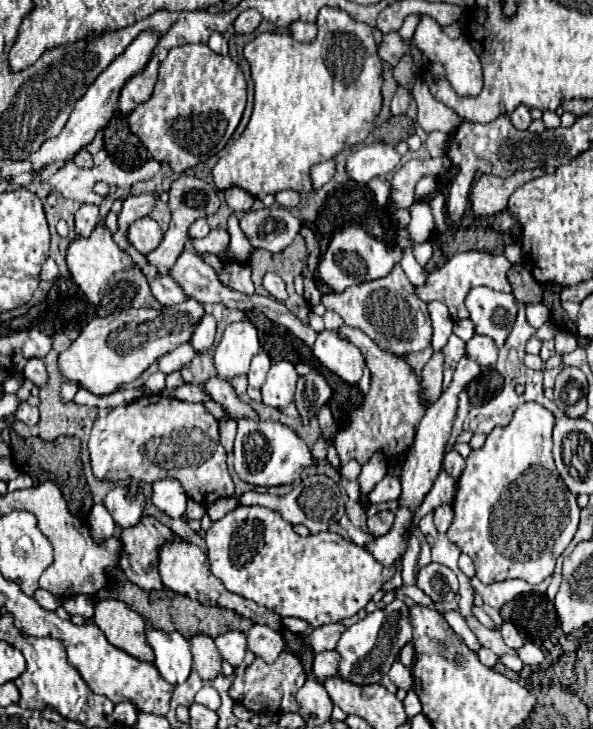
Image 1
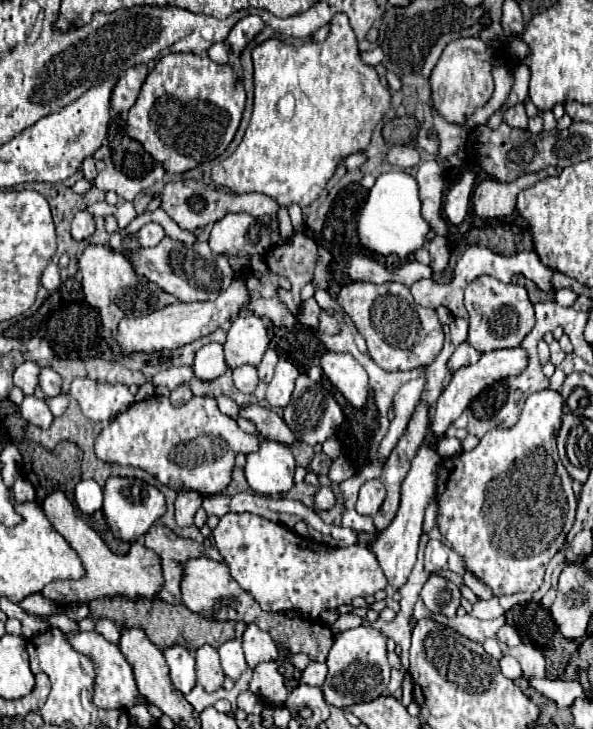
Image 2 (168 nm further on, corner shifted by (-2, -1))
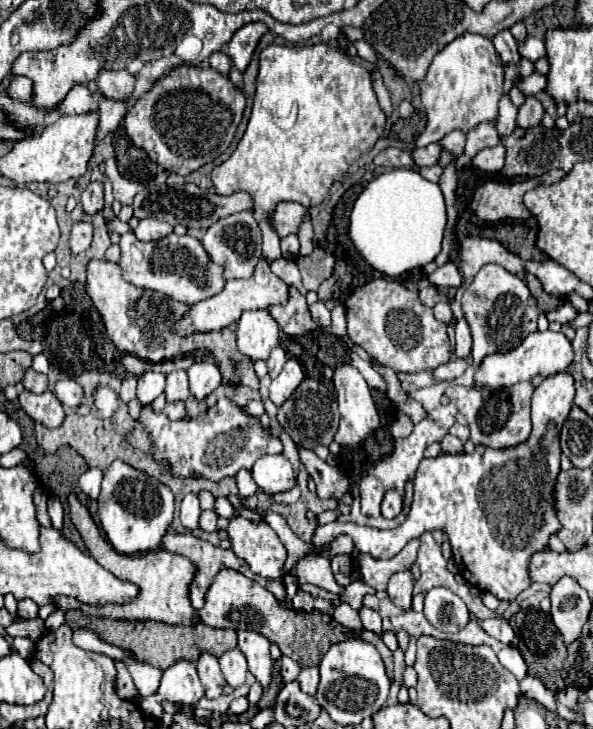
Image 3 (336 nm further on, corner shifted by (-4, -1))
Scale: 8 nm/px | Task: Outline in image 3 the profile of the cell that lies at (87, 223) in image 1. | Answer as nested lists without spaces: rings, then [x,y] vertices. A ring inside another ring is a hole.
[[[85,221],[75,223],[71,229],[71,239],[69,239],[71,251],[73,253],[85,251],[91,245],[91,237],[93,237],[93,225],[91,223],[85,223]]]

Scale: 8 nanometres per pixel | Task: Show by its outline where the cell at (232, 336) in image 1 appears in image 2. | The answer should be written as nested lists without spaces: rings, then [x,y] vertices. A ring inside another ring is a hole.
[[[241,313],[233,319],[225,343],[225,359],[231,369],[241,365],[257,367],[269,347],[267,325],[255,313]]]

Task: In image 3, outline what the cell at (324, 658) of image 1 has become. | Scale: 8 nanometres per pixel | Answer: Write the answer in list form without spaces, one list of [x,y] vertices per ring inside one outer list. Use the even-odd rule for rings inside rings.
[[[303,667],[297,681],[301,683],[301,691],[315,695],[317,685],[319,685],[319,667]]]

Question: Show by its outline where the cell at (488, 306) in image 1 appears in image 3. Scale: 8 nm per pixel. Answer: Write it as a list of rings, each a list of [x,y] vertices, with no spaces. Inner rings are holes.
[[[489,263],[481,267],[473,283],[467,287],[463,295],[463,313],[473,335],[471,361],[479,365],[485,355],[509,351],[517,347],[523,341],[523,337],[537,331],[539,307],[535,297],[529,293],[527,285],[519,277],[511,275],[509,271],[495,263]]]

